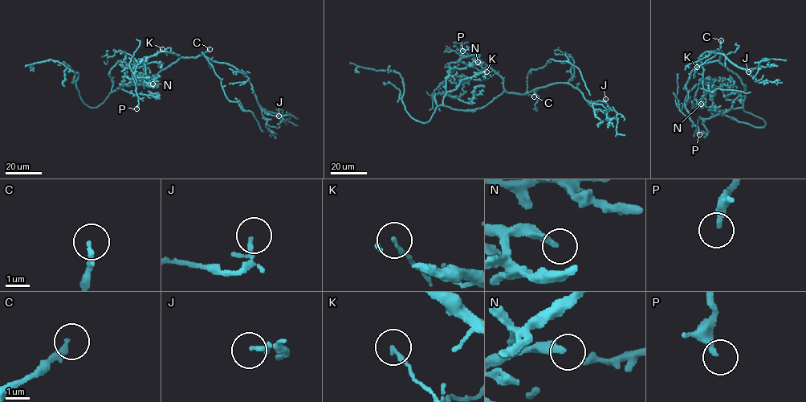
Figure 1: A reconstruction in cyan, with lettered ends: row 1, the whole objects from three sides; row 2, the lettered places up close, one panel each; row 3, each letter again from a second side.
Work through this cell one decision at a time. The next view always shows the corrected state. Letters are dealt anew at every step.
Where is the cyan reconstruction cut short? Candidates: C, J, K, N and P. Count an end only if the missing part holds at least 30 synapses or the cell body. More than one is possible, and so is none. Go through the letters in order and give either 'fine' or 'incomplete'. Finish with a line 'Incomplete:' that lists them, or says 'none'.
C: incomplete
J: fine
K: fine
N: fine
P: incomplete
Incomplete: C, P

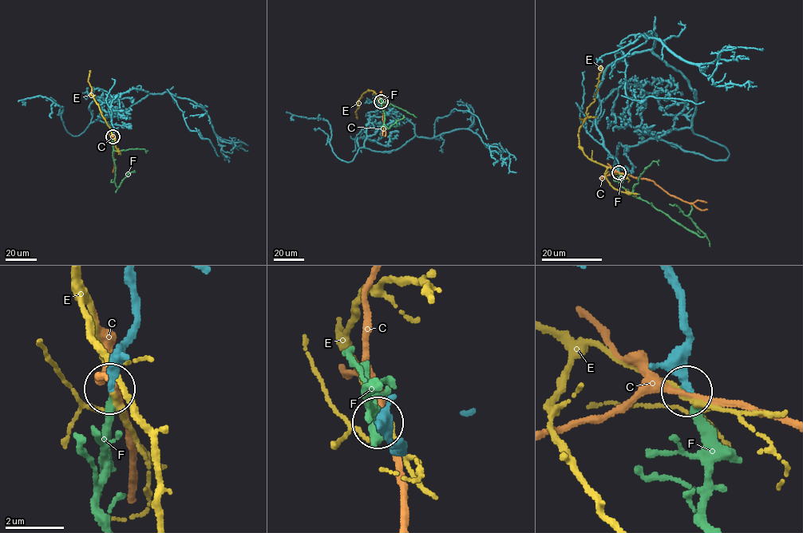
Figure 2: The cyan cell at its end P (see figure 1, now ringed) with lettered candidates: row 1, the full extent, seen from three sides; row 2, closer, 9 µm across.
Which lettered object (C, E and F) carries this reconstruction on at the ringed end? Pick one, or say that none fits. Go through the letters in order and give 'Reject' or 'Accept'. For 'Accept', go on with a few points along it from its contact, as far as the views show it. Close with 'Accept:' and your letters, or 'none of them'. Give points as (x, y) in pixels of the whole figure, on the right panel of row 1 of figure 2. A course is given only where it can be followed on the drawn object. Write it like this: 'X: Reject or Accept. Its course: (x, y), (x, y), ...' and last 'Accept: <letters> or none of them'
C: Reject
E: Reject
F: Accept. Its course: (619, 172), (620, 185), (631, 194), (694, 232), (704, 236), (690, 218), (674, 205), (670, 204)
Accept: F

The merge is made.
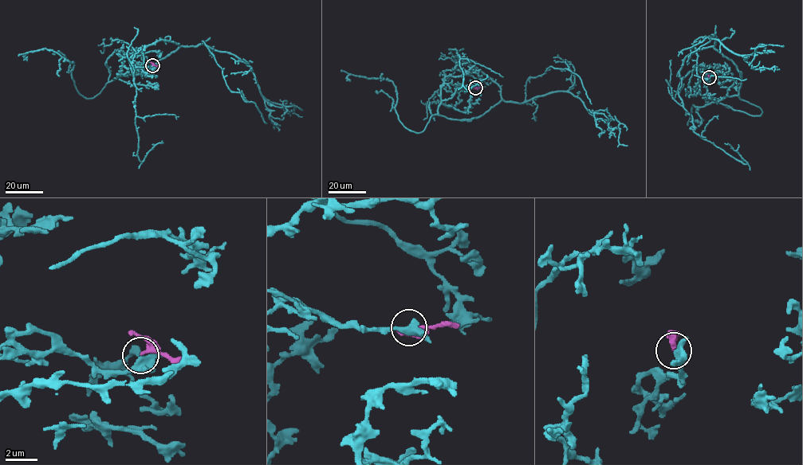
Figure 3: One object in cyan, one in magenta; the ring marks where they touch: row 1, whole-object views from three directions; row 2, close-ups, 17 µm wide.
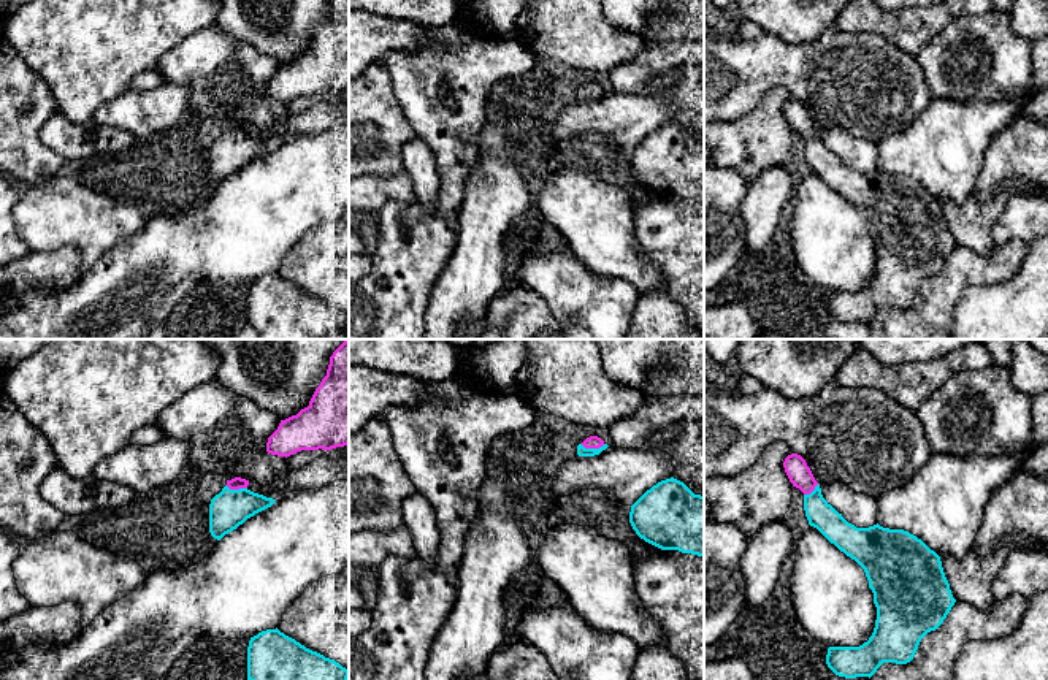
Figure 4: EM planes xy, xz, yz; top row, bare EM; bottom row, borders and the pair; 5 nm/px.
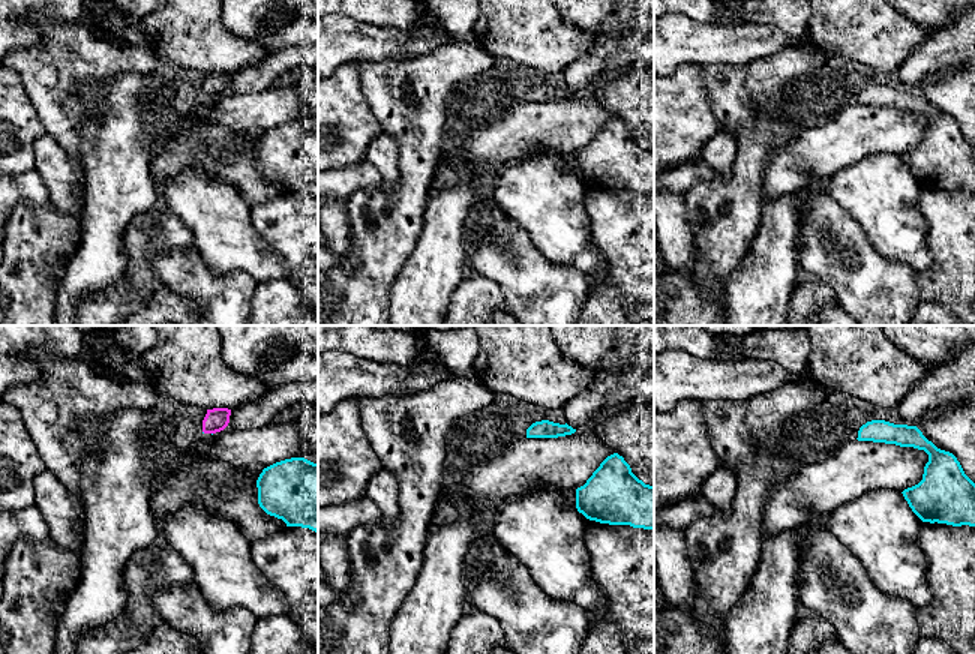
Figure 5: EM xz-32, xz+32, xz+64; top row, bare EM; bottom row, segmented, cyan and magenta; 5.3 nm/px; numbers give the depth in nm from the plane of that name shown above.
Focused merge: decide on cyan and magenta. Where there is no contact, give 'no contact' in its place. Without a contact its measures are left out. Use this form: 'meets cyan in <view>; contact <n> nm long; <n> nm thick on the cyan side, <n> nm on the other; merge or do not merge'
meets cyan in xz; contact 130 nm long; 50 nm thick on the cyan side, 60 nm on the other; merge

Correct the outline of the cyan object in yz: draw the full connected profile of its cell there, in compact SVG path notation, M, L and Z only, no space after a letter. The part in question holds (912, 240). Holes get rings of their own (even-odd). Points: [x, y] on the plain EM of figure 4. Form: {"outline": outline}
{"outline": "M788 100L783 113L793 132L804 138L804 155L809 170L864 214L869 233L874 238L877 265L872 281L859 292L829 292L828 312L839 322L870 323L883 308L910 308L921 284L943 268L956 247L940 201L908 176L883 173L878 168L869 173L856 173L848 168L823 143L820 128L801 100Z"}

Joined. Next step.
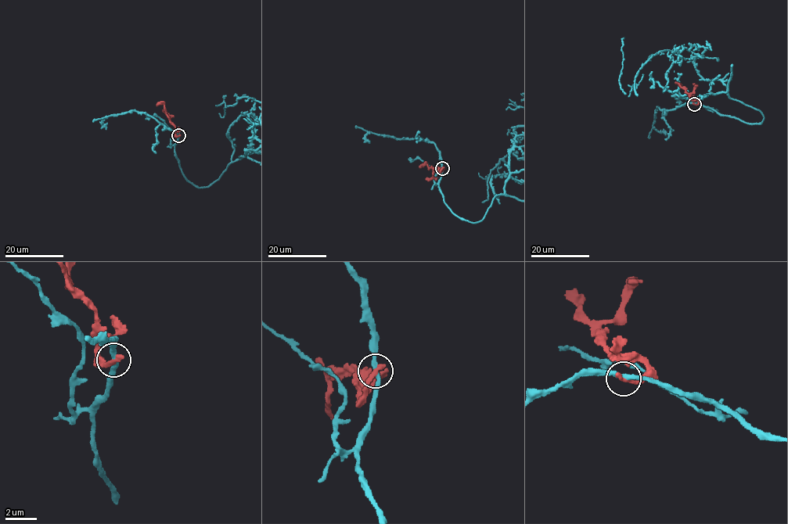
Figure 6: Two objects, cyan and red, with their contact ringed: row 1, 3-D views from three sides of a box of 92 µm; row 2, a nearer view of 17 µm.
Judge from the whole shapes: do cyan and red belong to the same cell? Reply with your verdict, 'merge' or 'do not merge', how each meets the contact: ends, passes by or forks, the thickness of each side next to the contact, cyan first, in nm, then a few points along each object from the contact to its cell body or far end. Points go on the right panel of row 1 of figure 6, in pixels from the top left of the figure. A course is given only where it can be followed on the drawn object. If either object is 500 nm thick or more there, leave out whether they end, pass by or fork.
do not merge; cyan passes by; red ends there; 280 nm thick on the cyan side, 320 nm on the other; red runs (694, 103), (698, 101), (691, 98), (681, 87)

